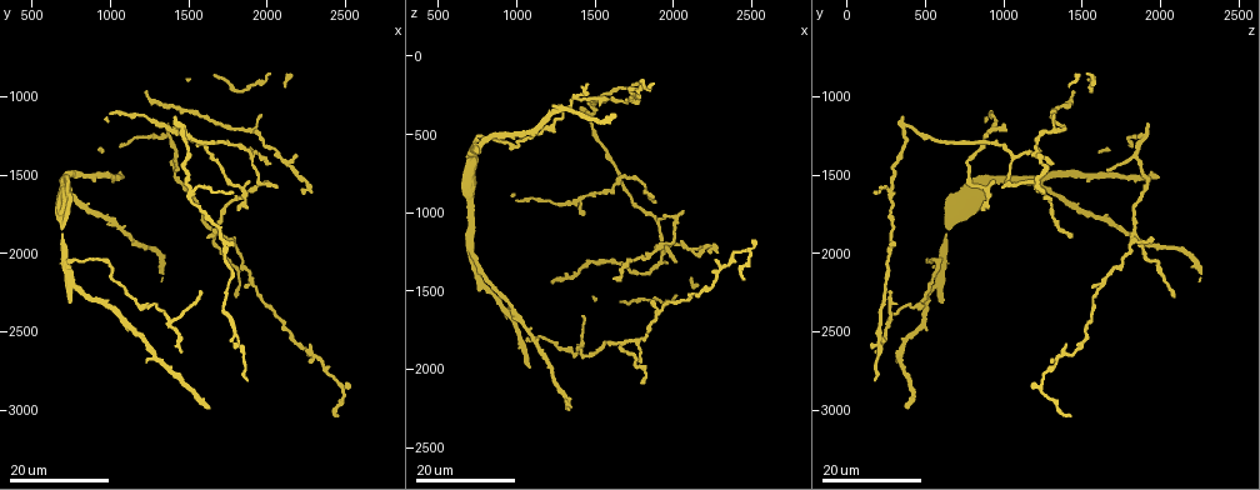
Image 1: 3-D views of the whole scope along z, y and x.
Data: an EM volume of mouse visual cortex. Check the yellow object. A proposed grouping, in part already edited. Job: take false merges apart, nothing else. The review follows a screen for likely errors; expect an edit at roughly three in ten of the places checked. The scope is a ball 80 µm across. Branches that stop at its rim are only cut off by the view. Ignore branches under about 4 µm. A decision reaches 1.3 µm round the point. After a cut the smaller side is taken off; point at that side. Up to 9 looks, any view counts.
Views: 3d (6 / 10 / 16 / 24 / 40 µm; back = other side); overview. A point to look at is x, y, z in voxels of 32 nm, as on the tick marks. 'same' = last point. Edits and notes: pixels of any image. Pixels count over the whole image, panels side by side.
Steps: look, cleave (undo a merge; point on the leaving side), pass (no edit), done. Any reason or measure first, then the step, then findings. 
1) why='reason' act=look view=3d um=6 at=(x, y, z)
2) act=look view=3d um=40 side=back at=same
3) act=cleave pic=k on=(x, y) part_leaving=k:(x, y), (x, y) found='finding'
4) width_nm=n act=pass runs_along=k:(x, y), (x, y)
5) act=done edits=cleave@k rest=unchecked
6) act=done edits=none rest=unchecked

why='a fork' act=look view=3d um=16 at=(1400, 2420, 280)

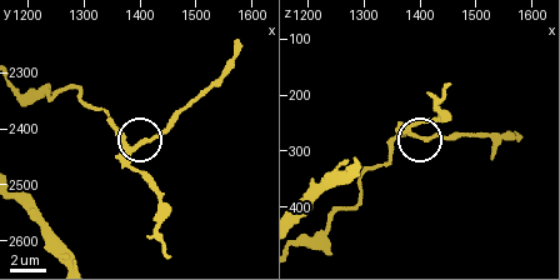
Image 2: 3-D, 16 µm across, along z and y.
why='closer look' act=look view=3d um=10 at=(1390, 2430, 270)

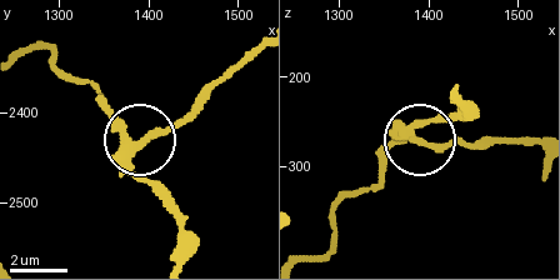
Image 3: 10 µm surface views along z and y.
act=cleave pic=3 on=(174, 124) part_leaving=3:(139, 146), (179, 125), (258, 46) found='two neurons meet here'

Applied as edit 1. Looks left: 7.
act=look view=overview

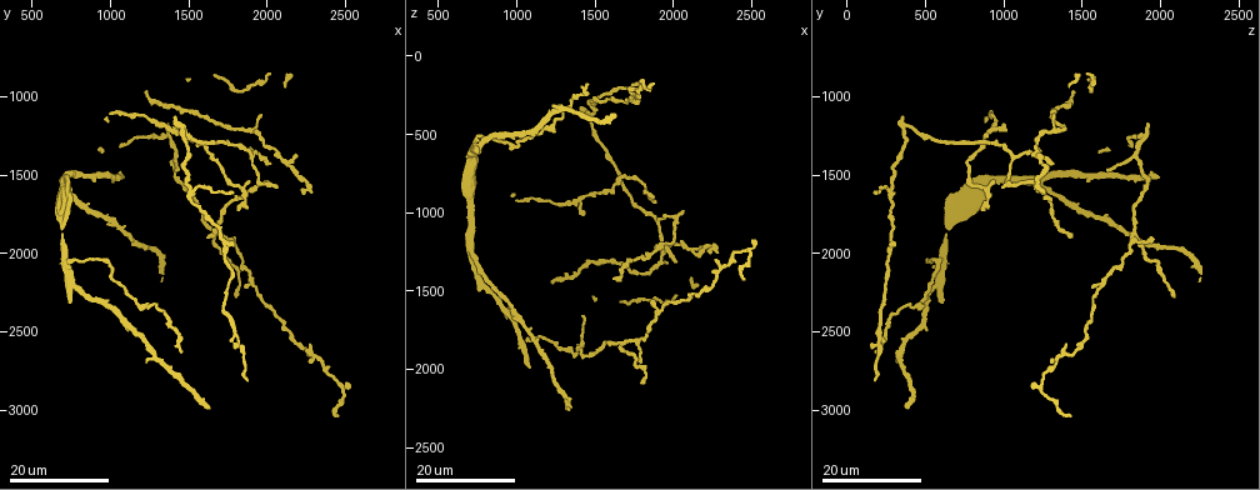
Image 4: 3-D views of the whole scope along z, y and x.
why='four arms meet' act=look view=3d um=16 at=(1520, 1600, 280)

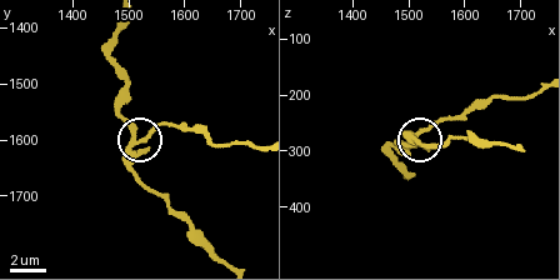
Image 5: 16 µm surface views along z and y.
act=look view=3d um=6 at=(1525, 1605, 265)

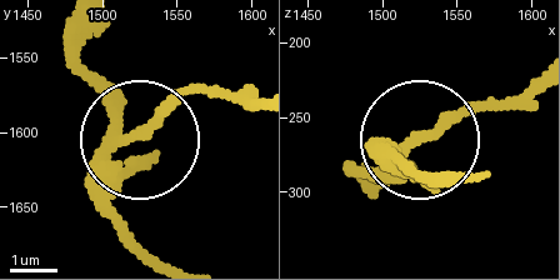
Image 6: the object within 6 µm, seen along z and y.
side_arm_um=10 arms=4 act=pass found='one neuron here'

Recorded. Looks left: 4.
why='side arm on a straight run' act=look view=3d um=16 at=(1900, 1220, 1320)

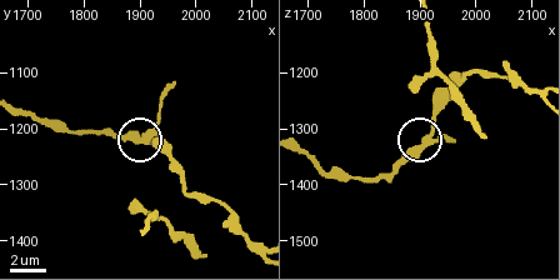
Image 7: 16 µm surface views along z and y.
act=look view=3d um=10 at=(1920, 1220, 1315)

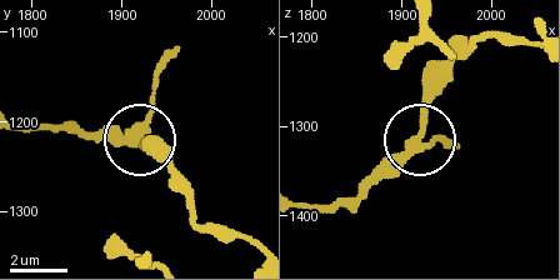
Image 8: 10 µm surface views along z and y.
arms=3 act=pass found='one neuron here'

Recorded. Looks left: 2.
why='three-way junction' act=look view=3d um=24 at=(1400, 1400, 1840)

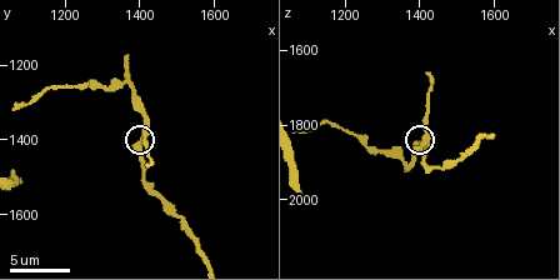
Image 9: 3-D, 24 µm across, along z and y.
act=look view=3d um=10 at=(1420, 1390, 1840)

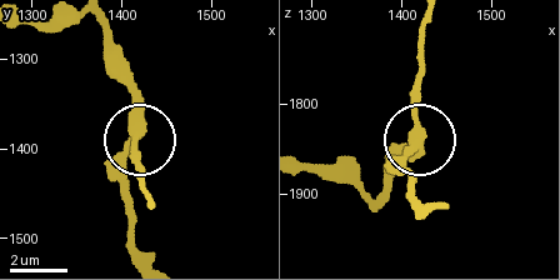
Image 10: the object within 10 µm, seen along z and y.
arms=3 act=pass found='one neuron here'

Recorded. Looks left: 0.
act=done edits=cleave@3 rest=unchecked

